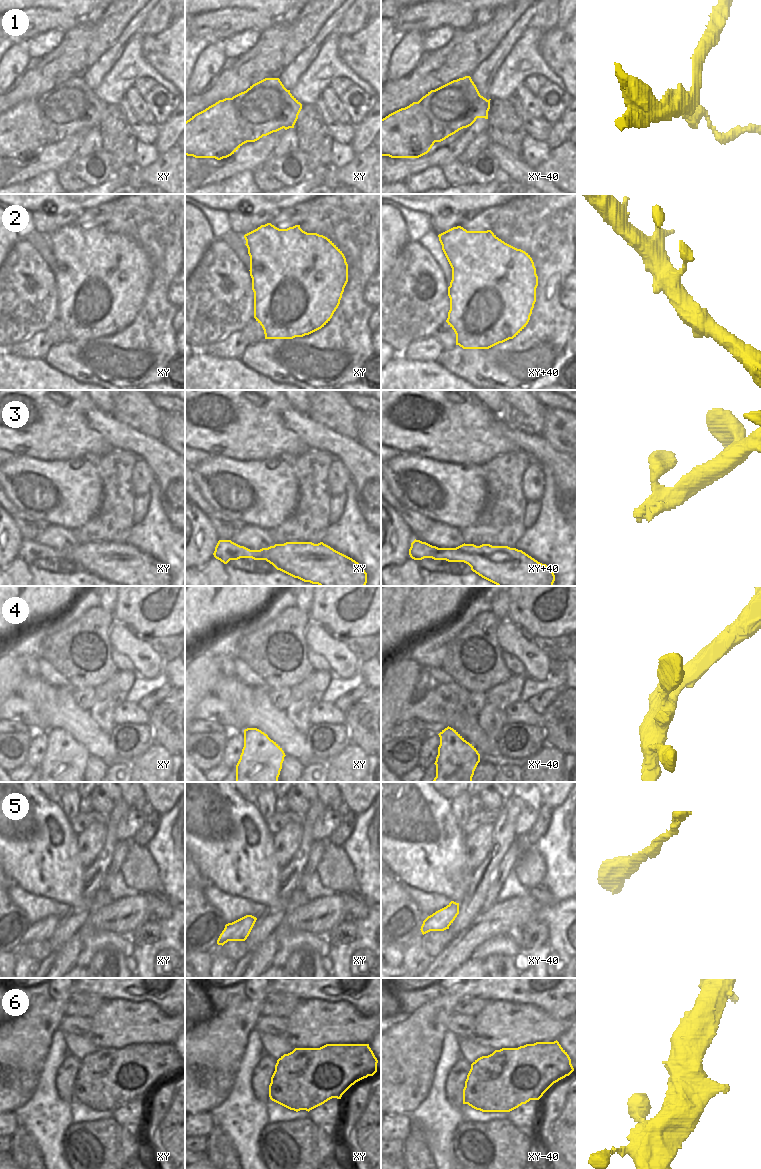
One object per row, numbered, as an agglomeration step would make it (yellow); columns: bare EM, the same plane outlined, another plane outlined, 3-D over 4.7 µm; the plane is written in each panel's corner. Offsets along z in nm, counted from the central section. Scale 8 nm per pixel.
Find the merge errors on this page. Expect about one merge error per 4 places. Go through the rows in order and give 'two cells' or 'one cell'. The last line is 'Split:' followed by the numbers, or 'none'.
1: two cells
2: one cell
3: one cell
4: one cell
5: one cell
6: one cell
Split: 1

